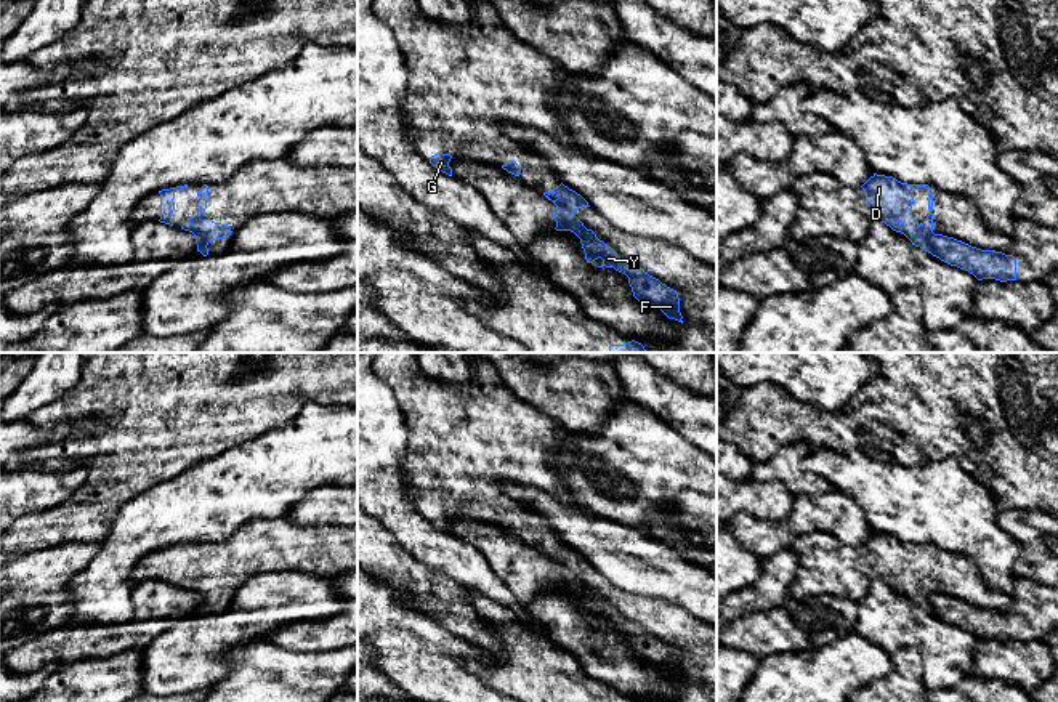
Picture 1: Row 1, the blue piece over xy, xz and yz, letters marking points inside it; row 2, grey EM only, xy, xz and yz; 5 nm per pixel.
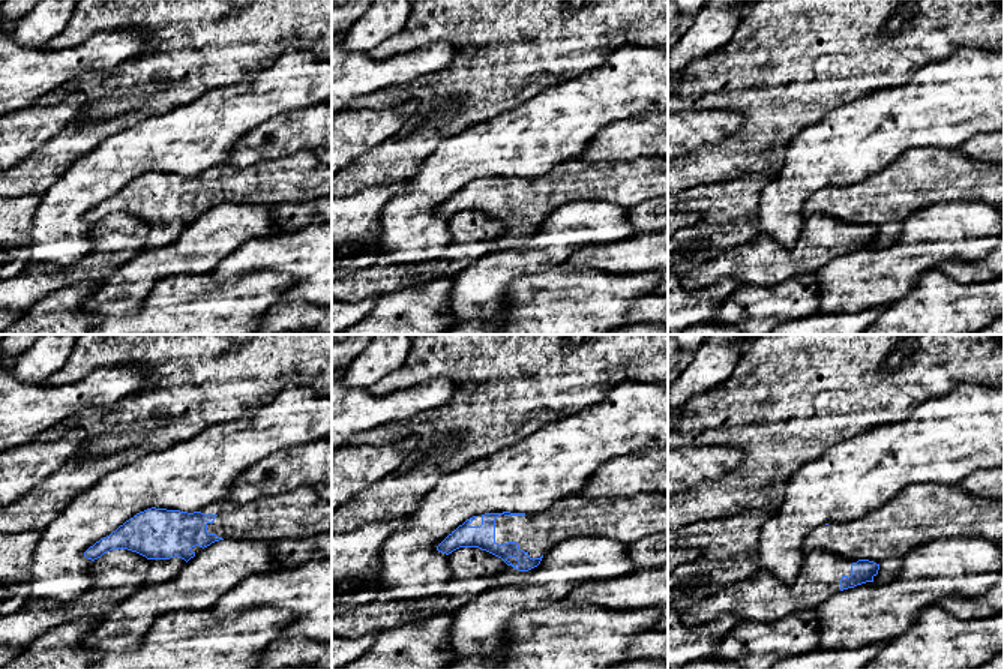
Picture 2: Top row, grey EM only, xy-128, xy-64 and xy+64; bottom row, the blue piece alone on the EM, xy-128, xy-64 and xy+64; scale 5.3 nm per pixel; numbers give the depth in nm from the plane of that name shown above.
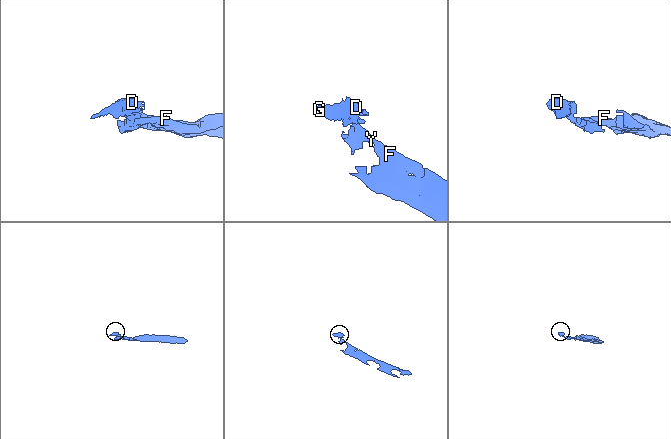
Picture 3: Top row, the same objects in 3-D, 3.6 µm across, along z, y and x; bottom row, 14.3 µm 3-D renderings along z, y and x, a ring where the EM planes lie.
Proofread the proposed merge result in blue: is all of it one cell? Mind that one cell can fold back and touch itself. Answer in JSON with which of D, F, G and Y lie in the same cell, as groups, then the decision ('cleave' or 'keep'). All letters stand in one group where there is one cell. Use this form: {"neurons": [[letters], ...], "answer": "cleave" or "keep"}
{"neurons": [["D", "G"], ["F", "Y"]], "answer": "cleave"}

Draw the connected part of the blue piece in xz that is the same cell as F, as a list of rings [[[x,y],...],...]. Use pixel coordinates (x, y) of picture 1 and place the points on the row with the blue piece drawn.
[[[555,207],[551,220],[556,221],[556,231],[571,231],[580,239],[587,263],[593,263],[601,258],[603,264],[598,268],[614,268],[616,271],[625,274],[633,297],[638,301],[654,306],[668,319],[675,319],[683,324],[680,298],[673,288],[649,276],[640,266],[622,260],[609,245],[600,240],[592,229],[587,229],[574,213],[563,210],[561,207]]]

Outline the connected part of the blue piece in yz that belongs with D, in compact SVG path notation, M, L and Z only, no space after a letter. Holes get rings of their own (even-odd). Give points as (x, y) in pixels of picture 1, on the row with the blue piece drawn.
M874 173L862 186L866 202L872 210L874 221L882 221L893 231L904 234L912 245L931 253L930 237L933 232L933 196L928 184L907 184L893 176ZM925 188L928 192L930 215L922 224L915 223L912 213L914 197L909 192Z

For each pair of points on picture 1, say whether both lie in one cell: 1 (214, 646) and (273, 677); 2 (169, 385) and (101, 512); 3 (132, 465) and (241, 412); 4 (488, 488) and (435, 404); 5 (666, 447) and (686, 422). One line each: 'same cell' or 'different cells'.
1: different cells
2: same cell
3: same cell
4: same cell
5: different cells

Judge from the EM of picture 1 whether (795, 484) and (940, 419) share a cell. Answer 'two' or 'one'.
two

